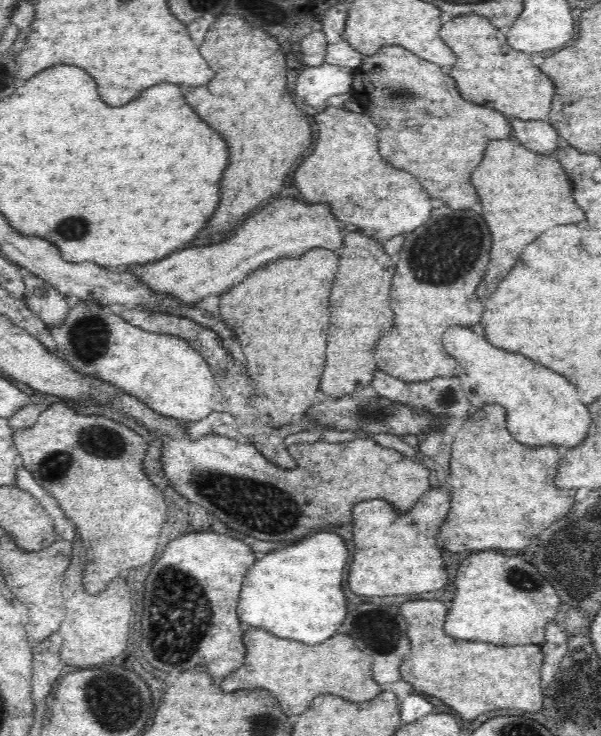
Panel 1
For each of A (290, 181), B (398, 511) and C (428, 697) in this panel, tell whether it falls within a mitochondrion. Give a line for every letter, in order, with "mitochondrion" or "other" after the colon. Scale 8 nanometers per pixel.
A: other
B: other
C: other

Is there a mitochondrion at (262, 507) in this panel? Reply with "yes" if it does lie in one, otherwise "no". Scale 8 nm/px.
yes

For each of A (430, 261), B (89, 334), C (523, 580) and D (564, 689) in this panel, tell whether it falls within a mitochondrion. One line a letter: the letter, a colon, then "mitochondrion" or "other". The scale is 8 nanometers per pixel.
A: mitochondrion
B: mitochondrion
C: mitochondrion
D: other

